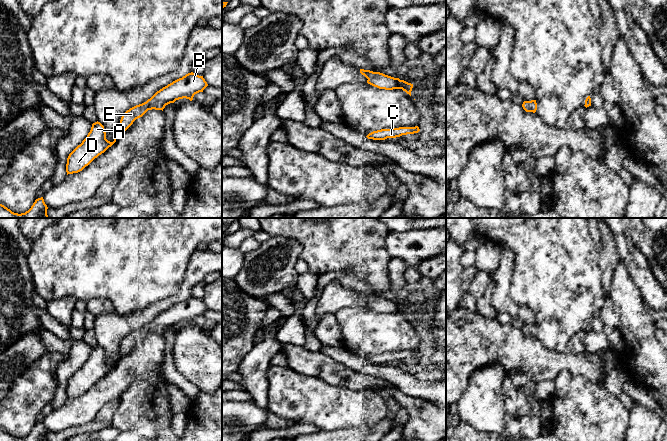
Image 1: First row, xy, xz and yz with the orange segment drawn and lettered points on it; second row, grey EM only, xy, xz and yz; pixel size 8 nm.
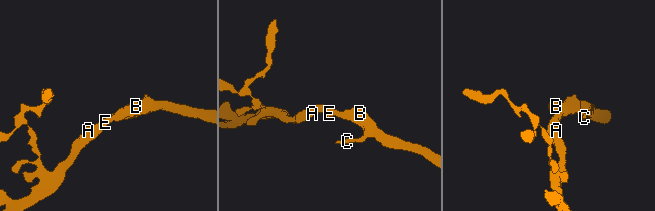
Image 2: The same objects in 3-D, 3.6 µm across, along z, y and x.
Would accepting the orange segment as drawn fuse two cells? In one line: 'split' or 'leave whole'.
leave whole

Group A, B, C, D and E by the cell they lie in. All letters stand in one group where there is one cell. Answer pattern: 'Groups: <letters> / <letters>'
Groups: A B C D E

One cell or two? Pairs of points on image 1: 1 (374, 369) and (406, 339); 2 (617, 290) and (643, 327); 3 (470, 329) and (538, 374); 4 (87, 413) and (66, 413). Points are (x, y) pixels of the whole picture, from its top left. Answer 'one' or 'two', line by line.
1: two
2: one
3: one
4: one

